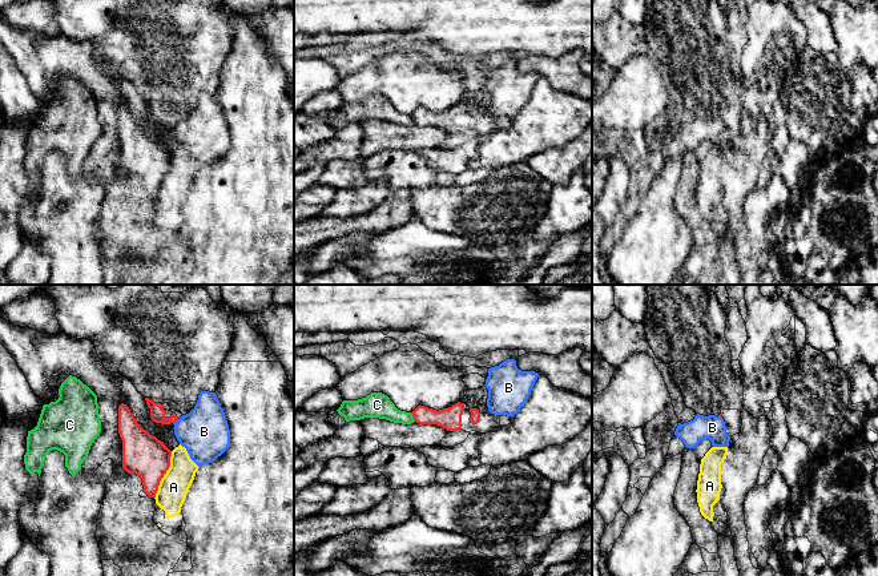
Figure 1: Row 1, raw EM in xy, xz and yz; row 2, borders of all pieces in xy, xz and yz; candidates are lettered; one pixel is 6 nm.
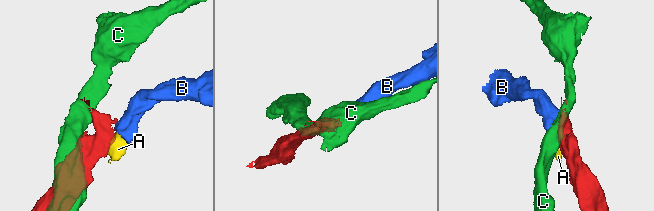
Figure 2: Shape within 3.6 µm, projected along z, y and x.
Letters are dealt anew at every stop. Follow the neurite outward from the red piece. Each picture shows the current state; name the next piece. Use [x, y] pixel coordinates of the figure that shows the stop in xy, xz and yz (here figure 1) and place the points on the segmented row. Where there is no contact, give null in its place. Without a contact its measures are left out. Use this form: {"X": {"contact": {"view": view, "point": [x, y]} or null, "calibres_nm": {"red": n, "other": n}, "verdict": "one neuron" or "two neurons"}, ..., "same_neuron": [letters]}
{"A": {"contact": {"view": "xy", "point": [164, 474]}, "calibres_nm": {"red": 260, "other": 180}, "verdict": "two neurons"}, "B": {"contact": {"view": "xy", "point": [176, 421]}, "calibres_nm": {"red": 90, "other": 300}, "verdict": "two neurons"}, "C": {"contact": {"view": "xz", "point": [413, 415]}, "calibres_nm": {"red": 130, "other": 160}, "verdict": "two neurons"}, "same_neuron": []}

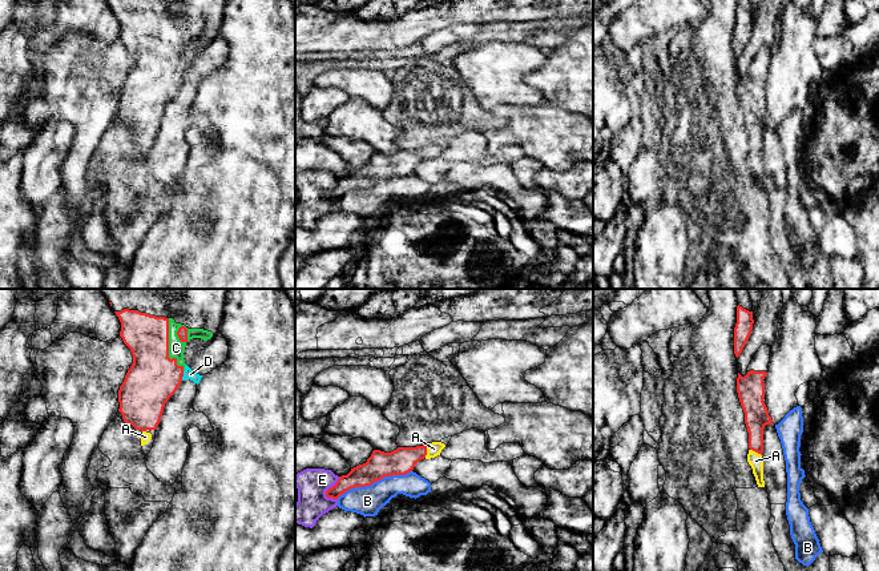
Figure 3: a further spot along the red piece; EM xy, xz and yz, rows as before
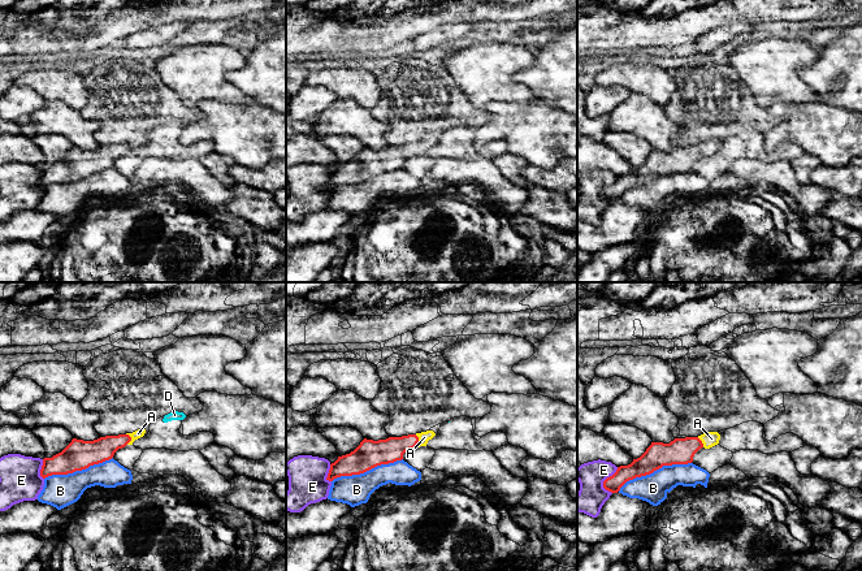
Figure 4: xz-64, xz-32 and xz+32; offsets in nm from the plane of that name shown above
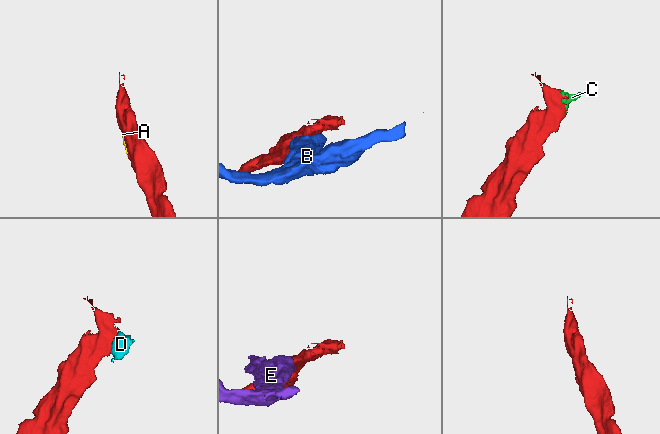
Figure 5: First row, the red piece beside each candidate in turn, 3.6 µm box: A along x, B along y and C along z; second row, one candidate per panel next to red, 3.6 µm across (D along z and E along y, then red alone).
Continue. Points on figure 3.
{"A": {"contact": {"view": "xz", "point": [426, 451]}, "calibres_nm": {"red": 160, "other": 90}, "verdict": "one neuron"}, "B": {"contact": {"view": "xz", "point": [374, 481]}, "calibres_nm": {"red": 160, "other": 180}, "verdict": "two neurons"}, "C": {"contact": {"view": "xy", "point": [168, 348]}, "calibres_nm": {"red": 300, "other": 100}, "verdict": "one neuron"}, "D": {"contact": {"view": "xy", "point": [182, 376]}, "calibres_nm": {"red": 300, "other": 70}, "verdict": "two neurons"}, "E": {"contact": {"view": "xz", "point": [330, 487]}, "calibres_nm": {"red": 140, "other": 190}, "verdict": "two neurons"}, "same_neuron": ["A", "C"]}

